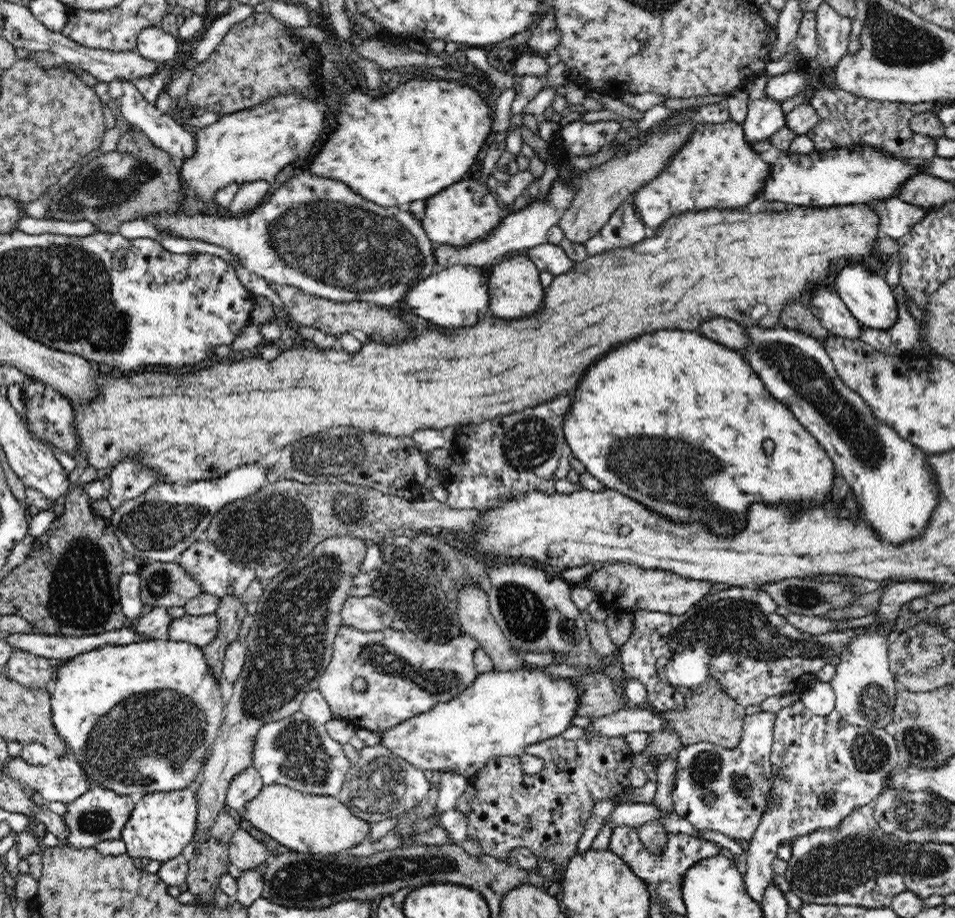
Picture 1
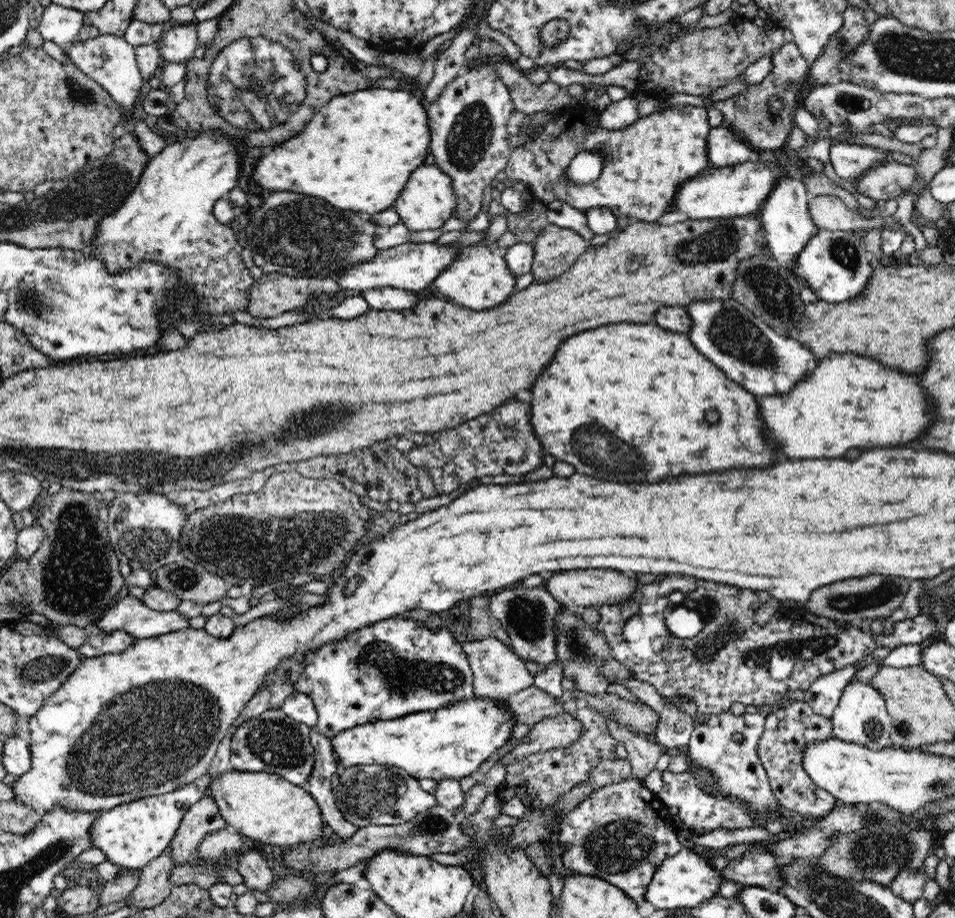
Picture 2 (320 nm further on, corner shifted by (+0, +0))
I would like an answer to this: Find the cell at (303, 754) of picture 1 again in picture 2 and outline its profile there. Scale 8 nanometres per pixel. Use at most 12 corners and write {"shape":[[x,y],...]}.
{"shape":[[281,709],[237,726],[229,769],[304,786],[311,727]]}

